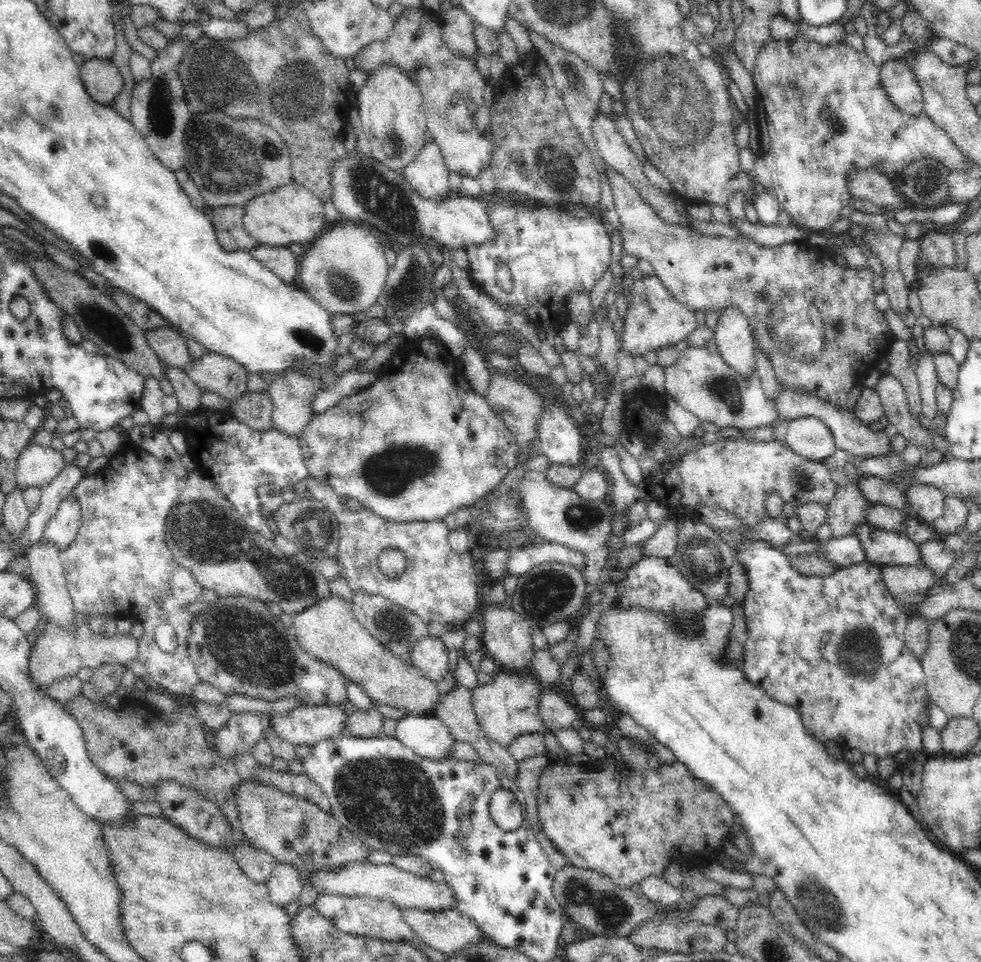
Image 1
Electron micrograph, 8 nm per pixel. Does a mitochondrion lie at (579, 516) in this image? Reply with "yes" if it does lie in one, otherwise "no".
yes

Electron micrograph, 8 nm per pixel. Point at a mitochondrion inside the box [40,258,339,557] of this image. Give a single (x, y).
(109, 330)

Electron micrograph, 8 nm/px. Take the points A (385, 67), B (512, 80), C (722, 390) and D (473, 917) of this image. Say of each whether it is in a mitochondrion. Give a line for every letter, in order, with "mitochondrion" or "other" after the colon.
A: other
B: other
C: mitochondrion
D: other

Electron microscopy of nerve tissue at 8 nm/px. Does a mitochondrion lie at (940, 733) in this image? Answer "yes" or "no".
no

